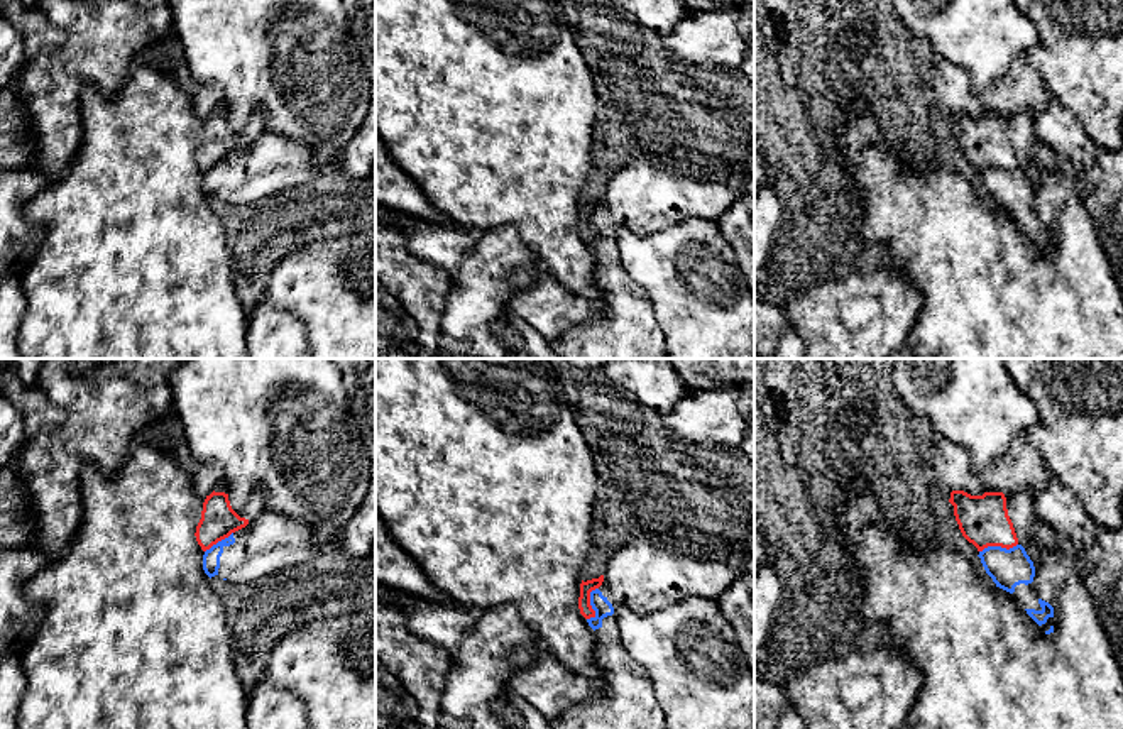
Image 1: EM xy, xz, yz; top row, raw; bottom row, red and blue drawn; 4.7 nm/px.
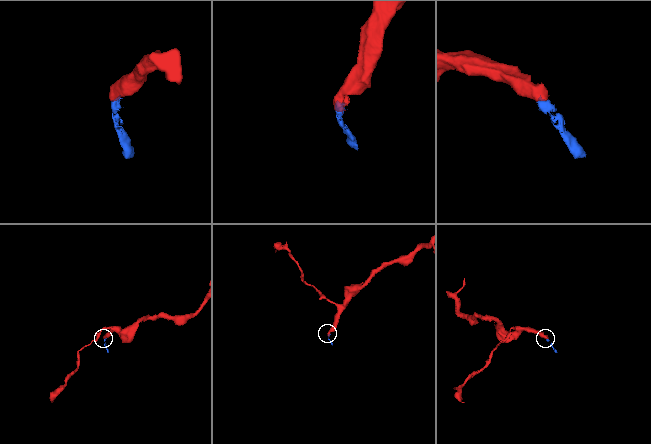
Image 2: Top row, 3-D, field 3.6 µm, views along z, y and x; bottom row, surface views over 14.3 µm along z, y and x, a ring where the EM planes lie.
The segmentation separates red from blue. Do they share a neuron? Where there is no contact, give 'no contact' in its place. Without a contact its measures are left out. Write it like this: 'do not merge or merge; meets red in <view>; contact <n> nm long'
do not merge; meets red in xz; contact 170 nm long

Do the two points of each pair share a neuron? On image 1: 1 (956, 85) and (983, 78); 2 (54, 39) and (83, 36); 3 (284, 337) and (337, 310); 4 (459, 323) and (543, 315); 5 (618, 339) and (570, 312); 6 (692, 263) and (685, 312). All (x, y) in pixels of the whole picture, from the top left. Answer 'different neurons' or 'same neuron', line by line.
1: different neurons
2: different neurons
3: different neurons
4: different neurons
5: different neurons
6: same neuron

